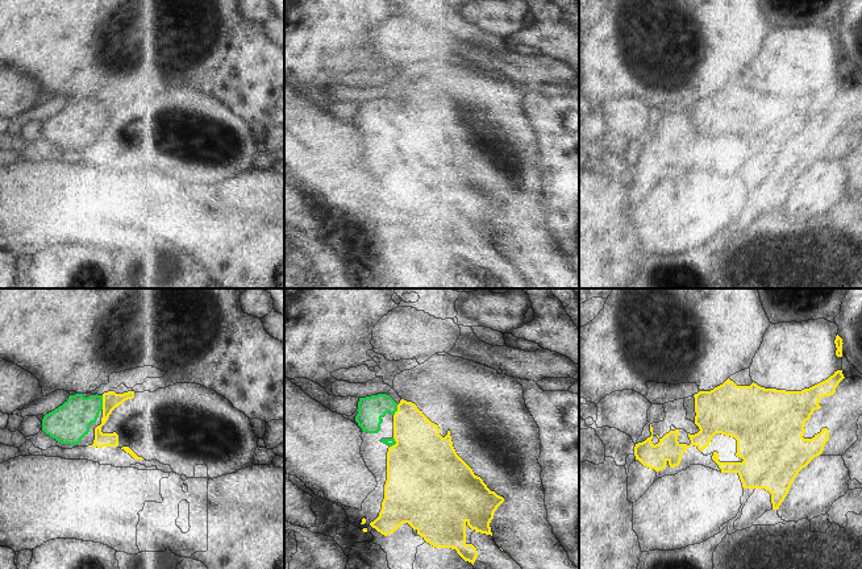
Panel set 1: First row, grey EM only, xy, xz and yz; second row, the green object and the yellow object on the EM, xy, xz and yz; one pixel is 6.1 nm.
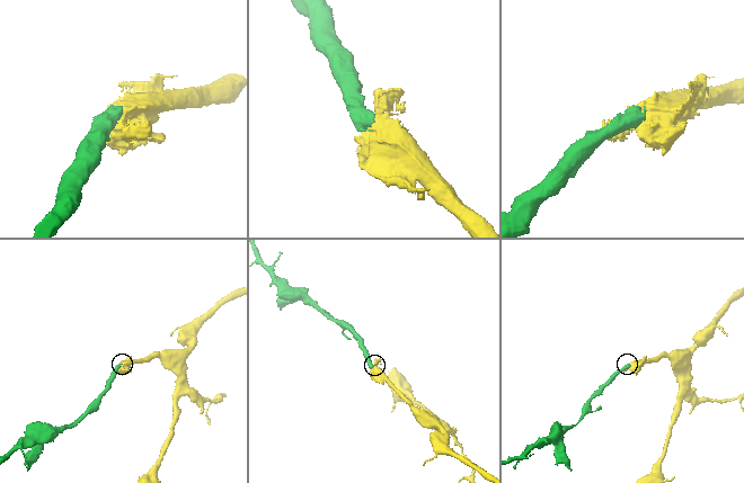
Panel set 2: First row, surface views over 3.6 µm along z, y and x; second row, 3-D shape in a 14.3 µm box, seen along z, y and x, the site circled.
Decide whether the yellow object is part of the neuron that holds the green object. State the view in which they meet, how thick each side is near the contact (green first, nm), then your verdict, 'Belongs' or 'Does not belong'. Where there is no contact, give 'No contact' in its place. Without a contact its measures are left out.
Touches green in xy. Thickness 240 nm (green) against 100 nm. Belongs.

